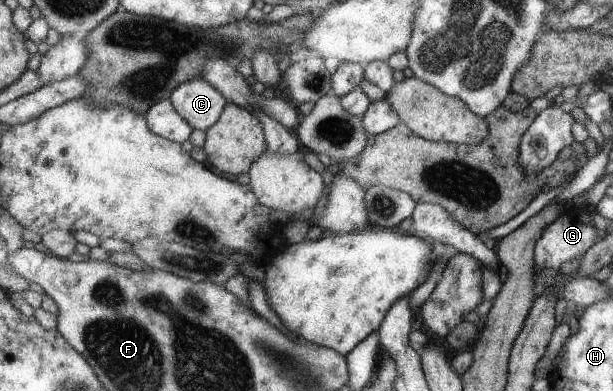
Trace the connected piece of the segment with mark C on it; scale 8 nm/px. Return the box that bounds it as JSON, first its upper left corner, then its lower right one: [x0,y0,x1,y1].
[169,78,230,131]

